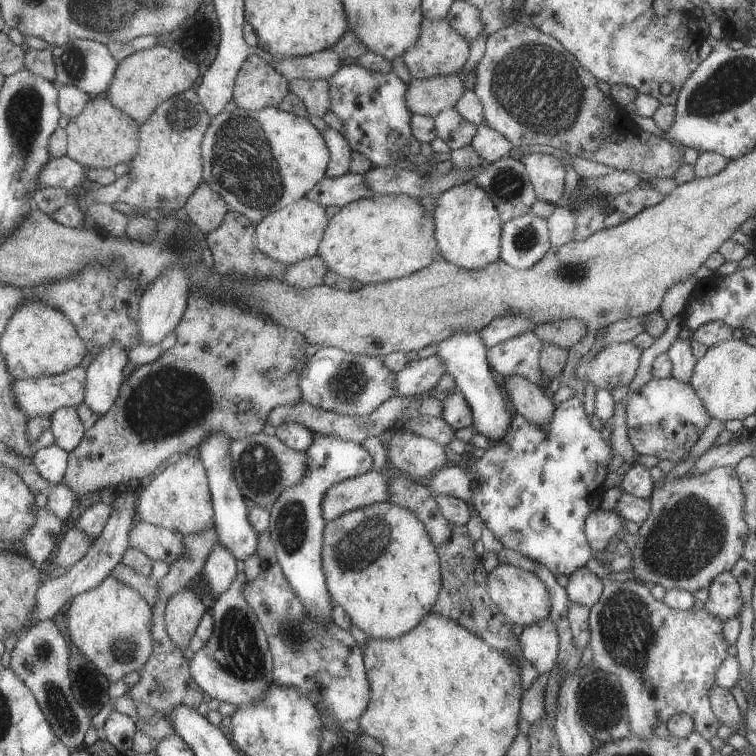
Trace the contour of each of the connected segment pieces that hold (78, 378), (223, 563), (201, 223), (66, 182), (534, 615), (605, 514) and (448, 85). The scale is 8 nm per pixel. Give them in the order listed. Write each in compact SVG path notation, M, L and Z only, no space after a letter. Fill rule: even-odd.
M82 367L64 374L28 379L13 379L12 394L23 414L51 416L62 407L77 407L84 400L87 371Z
M216 541L201 573L213 599L226 592L238 576L236 560L234 554L230 554L230 550L226 550L226 546Z
M202 182L191 198L183 206L181 214L187 214L200 231L209 233L216 230L224 222L226 213L231 208L222 196Z
M68 155L50 159L40 170L38 186L40 186L40 189L56 187L72 190L76 186L87 185L89 183L86 176L87 169Z
M499 564L493 571L489 572L487 583L492 600L496 603L500 612L513 624L519 623L520 626L526 628L526 626L538 624L538 622L546 620L550 616L552 606L550 594L546 590L546 585L536 576L536 573L514 565Z
M594 510L586 517L585 535L595 553L606 550L609 542L616 539L622 521L615 510Z
M458 75L412 79L406 92L406 107L414 115L435 118L442 110L456 107L465 92Z

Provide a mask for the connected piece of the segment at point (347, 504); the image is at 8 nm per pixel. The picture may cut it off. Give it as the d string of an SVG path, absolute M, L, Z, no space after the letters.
M374 471L334 484L322 502L323 518L332 521L348 512L389 501L388 484L386 473Z

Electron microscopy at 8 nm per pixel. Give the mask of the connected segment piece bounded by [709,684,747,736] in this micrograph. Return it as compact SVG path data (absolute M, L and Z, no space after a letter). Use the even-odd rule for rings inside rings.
M715 684L710 690L709 698L716 720L722 725L734 728L736 734L746 736L747 729L739 729L745 715L740 711L732 692Z

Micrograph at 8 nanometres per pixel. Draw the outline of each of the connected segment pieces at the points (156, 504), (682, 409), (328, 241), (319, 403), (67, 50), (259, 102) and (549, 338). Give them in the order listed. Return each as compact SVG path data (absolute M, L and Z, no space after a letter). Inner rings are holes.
M186 454L170 464L158 476L151 476L141 486L136 500L137 519L153 526L160 526L176 534L198 534L210 528L214 521L214 508L209 490L207 471L201 458Z
M673 377L654 378L638 392L629 393L623 406L626 408L628 438L635 452L677 463L685 460L713 419L692 386Z
M376 194L350 202L329 219L317 255L322 258L328 270L348 280L358 280L363 285L394 281L429 266L436 258L441 258L434 228L433 218L425 216L418 199L404 194Z
M321 347L307 357L299 387L301 400L314 408L362 417L370 415L395 394L396 373L384 366L380 356L352 354L336 347Z
M73 39L62 46L54 46L52 54L59 86L76 86L91 97L106 95L119 64L114 60L114 55L110 54L108 45L88 39Z
M250 55L236 75L233 99L248 112L277 107L290 91L289 80L258 55Z
M565 319L535 325L532 331L542 344L551 343L569 350L585 337L587 327L580 320Z

